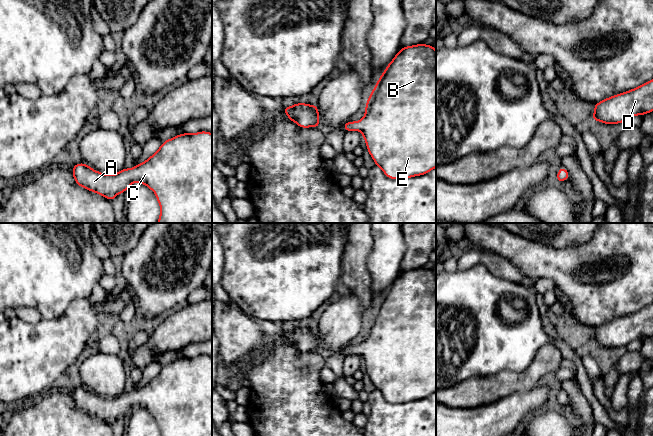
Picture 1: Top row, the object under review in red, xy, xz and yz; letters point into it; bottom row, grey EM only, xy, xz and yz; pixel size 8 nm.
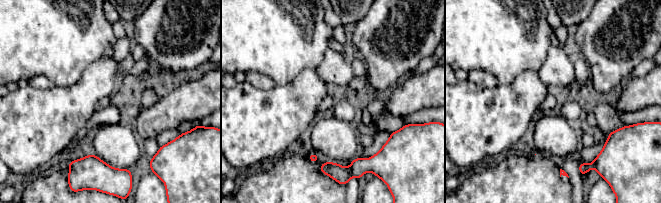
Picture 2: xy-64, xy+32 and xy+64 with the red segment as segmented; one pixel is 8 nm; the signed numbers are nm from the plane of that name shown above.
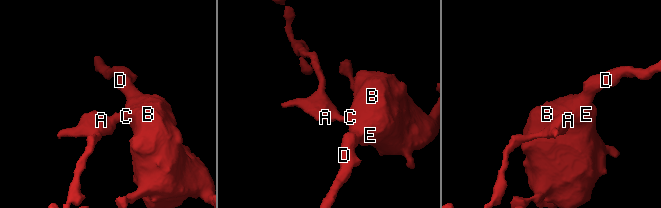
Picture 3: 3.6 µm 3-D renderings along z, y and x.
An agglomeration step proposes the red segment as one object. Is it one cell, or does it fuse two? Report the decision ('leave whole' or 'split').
leave whole

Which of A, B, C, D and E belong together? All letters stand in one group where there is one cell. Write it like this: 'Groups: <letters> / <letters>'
Groups: A B C D E

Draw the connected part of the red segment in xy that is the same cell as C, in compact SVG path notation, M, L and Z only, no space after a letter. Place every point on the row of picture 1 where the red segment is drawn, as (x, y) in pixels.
M207 131L194 134L182 133L167 141L146 161L134 168L124 168L114 175L95 171L85 163L72 167L75 182L111 201L118 193L124 193L133 182L143 183L155 192L161 208L157 223L212 223L212 134Z

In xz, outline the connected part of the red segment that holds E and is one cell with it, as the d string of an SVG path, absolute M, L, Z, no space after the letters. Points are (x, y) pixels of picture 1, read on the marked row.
M412 45L402 47L393 60L386 67L380 76L376 86L371 92L365 106L365 116L358 122L348 121L343 125L345 131L359 130L365 141L367 150L373 158L375 165L379 166L384 174L390 179L405 179L414 176L421 176L433 170L436 167L436 50L433 45Z

